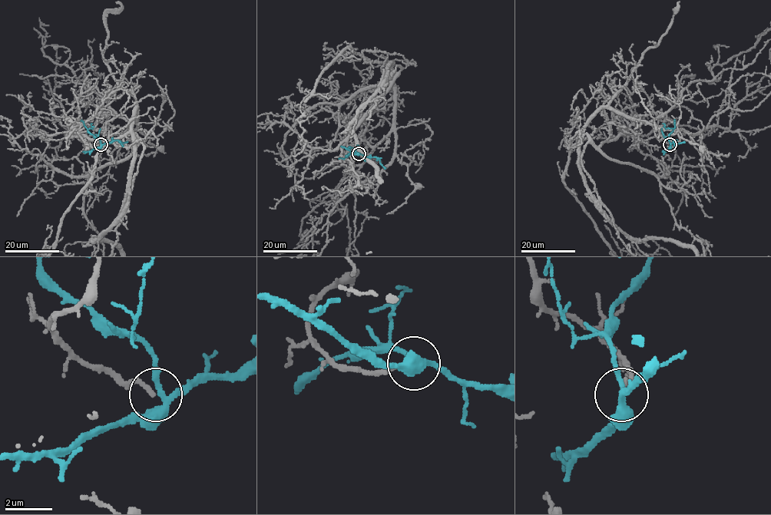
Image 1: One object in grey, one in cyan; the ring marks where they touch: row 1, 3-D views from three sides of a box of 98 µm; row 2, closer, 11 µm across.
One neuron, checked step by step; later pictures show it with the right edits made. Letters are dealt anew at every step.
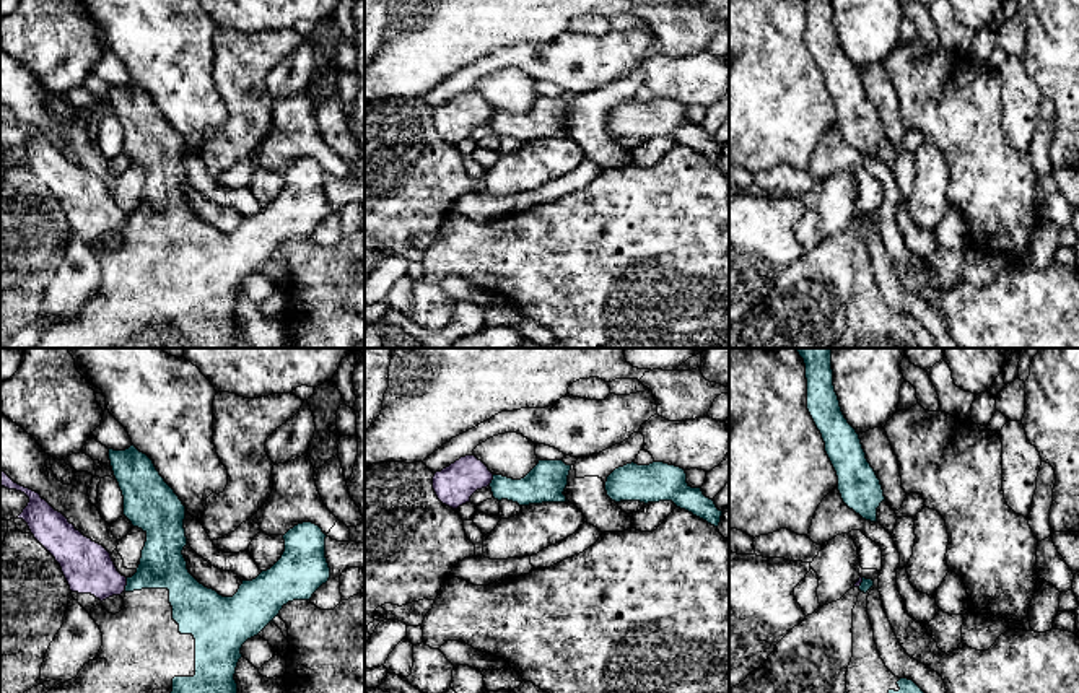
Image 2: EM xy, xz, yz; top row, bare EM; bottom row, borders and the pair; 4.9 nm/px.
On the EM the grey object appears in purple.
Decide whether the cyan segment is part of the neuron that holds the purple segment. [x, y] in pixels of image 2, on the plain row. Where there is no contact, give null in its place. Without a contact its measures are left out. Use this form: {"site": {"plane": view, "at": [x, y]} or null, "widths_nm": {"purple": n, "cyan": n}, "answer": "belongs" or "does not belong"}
{"site": {"plane": "xy", "at": [126, 220]}, "widths_nm": {"purple": 260, "cyan": 220}, "answer": "does not belong"}

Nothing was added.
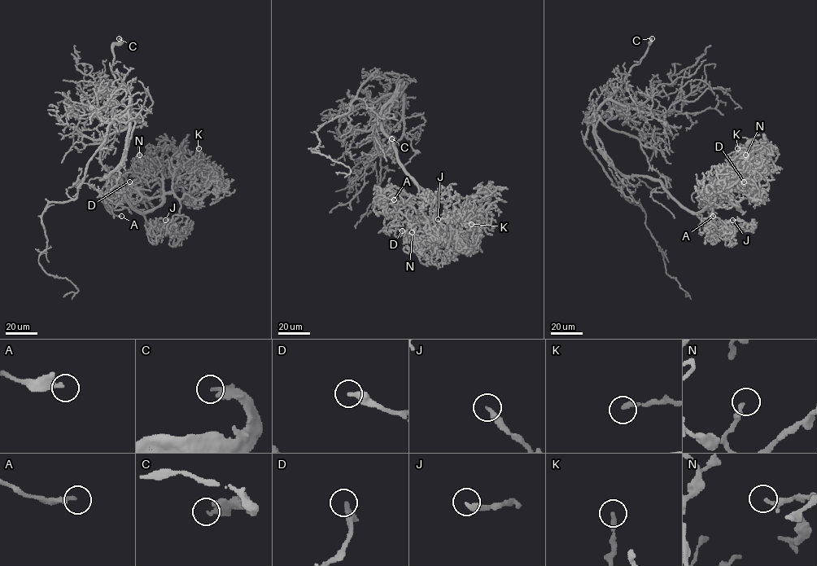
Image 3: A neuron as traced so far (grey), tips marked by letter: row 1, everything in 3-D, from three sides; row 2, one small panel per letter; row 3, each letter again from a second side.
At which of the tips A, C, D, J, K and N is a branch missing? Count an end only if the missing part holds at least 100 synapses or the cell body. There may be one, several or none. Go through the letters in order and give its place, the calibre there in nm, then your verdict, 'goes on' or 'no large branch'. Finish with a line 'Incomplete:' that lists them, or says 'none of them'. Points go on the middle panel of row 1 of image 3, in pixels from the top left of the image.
A: place (394, 199); calibre 280 nm; no large branch
C: place (391, 138); calibre 280 nm; goes on
D: place (402, 230); calibre 320 nm; no large branch
J: place (438, 219); calibre 280 nm; no large branch
K: place (471, 224); calibre 240 nm; no large branch
N: place (412, 232); calibre 220 nm; no large branch
Incomplete: C

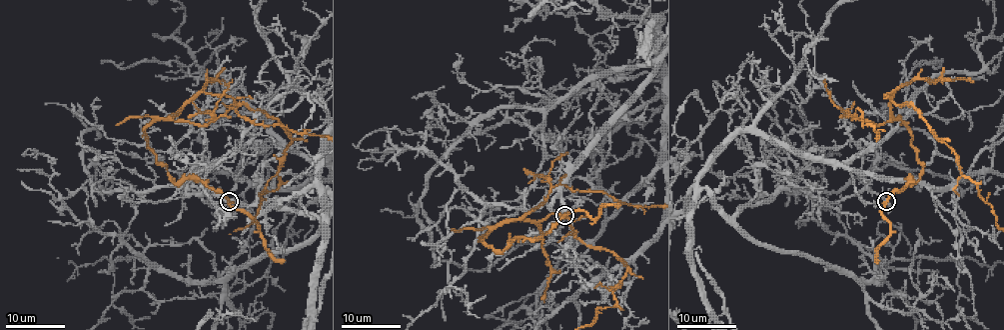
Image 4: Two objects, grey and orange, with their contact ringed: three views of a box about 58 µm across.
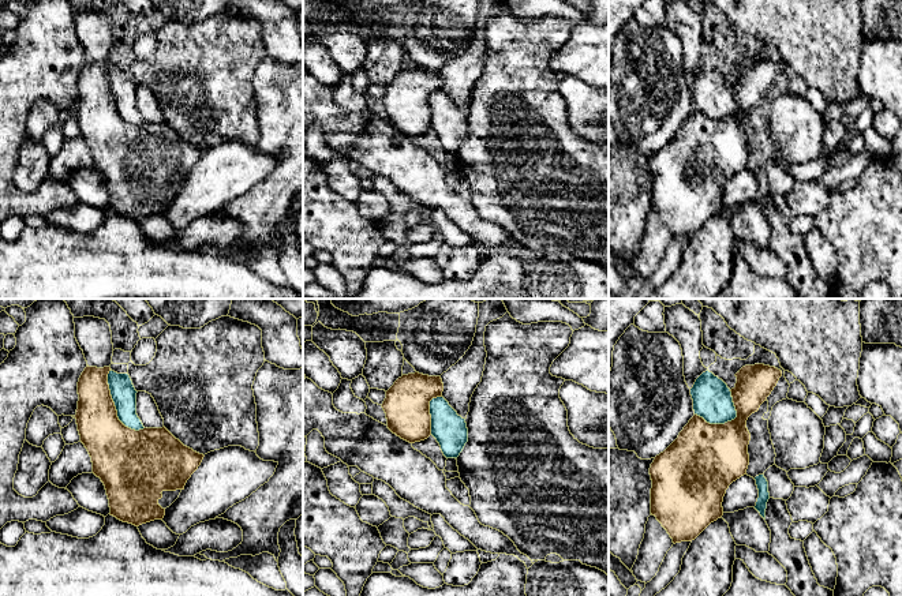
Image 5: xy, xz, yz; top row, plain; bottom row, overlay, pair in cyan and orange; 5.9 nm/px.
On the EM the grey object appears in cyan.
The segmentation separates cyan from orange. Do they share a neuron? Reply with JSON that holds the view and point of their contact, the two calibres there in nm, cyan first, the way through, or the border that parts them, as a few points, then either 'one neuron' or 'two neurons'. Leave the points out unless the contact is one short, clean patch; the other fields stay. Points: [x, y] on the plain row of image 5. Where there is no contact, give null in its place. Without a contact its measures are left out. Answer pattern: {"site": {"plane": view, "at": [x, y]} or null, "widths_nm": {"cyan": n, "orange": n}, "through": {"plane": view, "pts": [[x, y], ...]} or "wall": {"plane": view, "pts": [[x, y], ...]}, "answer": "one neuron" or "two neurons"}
{"site": {"plane": "xy", "at": [115, 100]}, "widths_nm": {"cyan": 150, "orange": 300}, "answer": "two neurons"}

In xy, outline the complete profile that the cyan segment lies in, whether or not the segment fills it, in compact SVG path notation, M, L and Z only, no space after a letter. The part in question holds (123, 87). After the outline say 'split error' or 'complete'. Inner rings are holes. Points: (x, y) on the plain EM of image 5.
M109 65L108 79L119 115L128 123L139 125L143 119L136 109L136 85L128 68Z; complete

